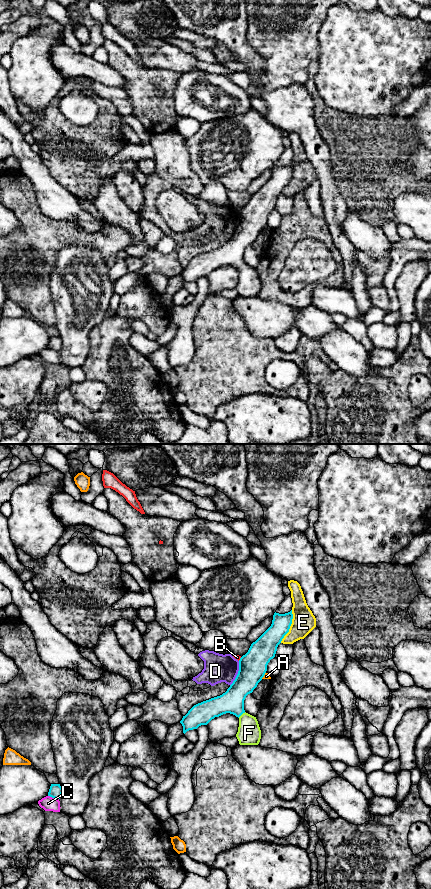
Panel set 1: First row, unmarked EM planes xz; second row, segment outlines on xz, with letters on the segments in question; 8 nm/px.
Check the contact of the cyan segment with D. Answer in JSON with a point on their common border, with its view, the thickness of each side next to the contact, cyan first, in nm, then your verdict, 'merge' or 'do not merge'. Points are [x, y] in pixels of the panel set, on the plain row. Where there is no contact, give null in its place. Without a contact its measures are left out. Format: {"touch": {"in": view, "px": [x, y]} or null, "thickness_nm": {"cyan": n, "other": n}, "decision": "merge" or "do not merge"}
{"touch": {"in": "xz", "px": [238, 225]}, "thickness_nm": {"cyan": 220, "other": 220}, "decision": "do not merge"}

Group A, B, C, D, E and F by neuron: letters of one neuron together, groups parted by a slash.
A / B / C / D / E / F

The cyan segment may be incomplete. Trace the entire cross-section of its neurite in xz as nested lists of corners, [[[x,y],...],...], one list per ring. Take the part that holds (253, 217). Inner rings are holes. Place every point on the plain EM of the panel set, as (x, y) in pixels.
[[[292,162],[285,166],[274,165],[271,178],[251,196],[248,204],[239,212],[238,226],[225,245],[194,257],[188,265],[183,268],[180,275],[183,278],[183,285],[197,281],[201,277],[207,277],[215,269],[230,265],[239,270],[239,279],[236,289],[240,297],[258,297],[261,291],[261,282],[256,269],[248,266],[244,262],[244,252],[246,248],[253,244],[258,235],[267,223],[267,217],[275,209],[277,199],[284,188],[289,184],[292,176]]]

